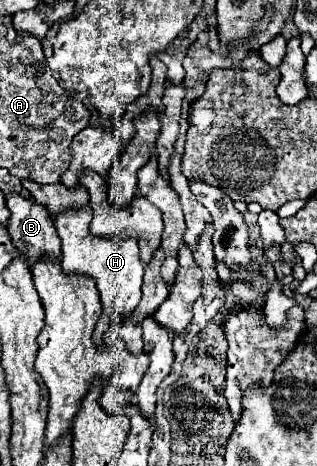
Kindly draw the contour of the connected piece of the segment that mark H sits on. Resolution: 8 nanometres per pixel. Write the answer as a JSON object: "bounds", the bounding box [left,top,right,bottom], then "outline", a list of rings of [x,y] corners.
{"bounds":[55,205,143,347],"outline":[[[89,205],[79,209],[65,209],[57,215],[55,227],[63,243],[63,257],[61,265],[65,273],[81,273],[87,277],[93,277],[97,283],[97,291],[101,297],[103,313],[95,325],[93,341],[95,345],[103,347],[103,335],[111,327],[111,317],[127,317],[131,311],[135,311],[139,299],[141,299],[141,279],[143,279],[143,261],[139,257],[137,239],[113,239],[113,237],[95,237],[89,231],[89,223],[93,219],[93,211]]]}

